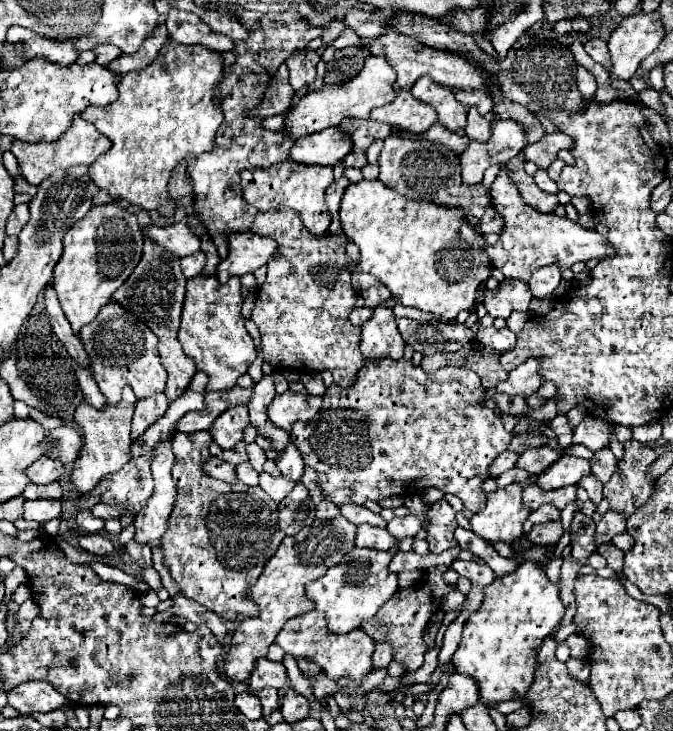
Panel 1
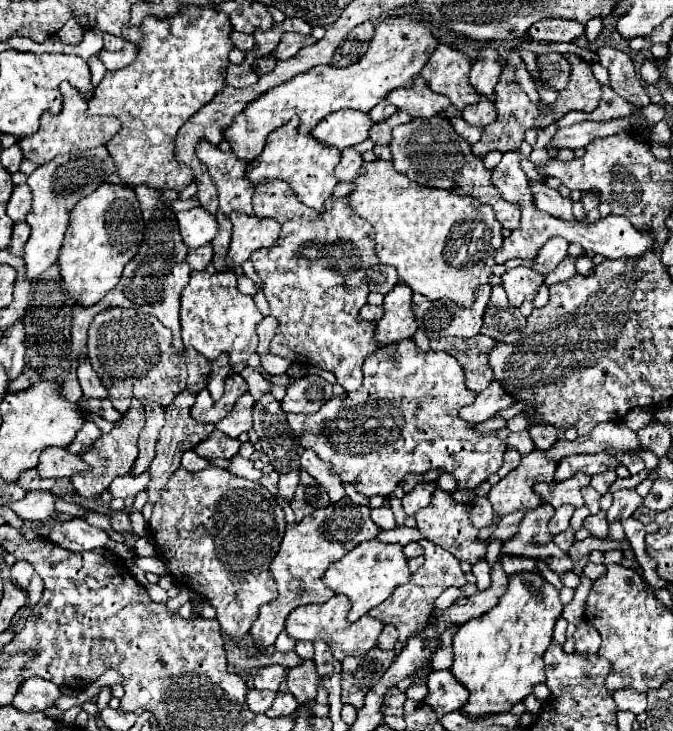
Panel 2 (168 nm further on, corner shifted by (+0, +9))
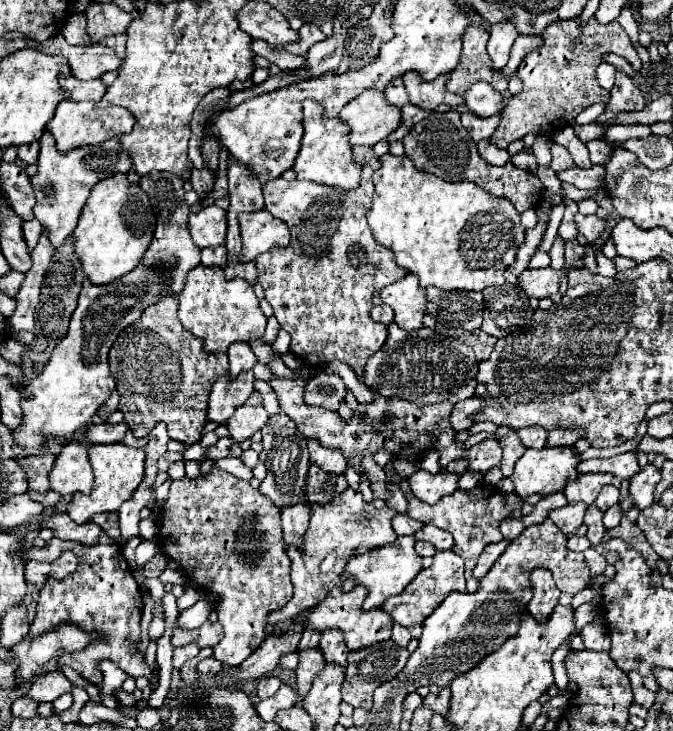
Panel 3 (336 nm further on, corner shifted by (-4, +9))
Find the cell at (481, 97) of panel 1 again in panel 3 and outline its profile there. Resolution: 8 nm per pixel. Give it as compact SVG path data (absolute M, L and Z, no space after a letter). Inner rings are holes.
M500 21L500 25L490 27L490 41L488 41L488 55L492 59L492 69L500 71L508 63L510 47L518 37L516 27L510 21Z

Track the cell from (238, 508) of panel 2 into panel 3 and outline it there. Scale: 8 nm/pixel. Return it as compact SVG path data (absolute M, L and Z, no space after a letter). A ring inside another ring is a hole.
M213 466L212 471L208 475L200 475L196 479L190 479L190 477L184 477L184 479L178 479L178 481L172 481L172 487L170 487L170 497L168 501L164 503L162 507L162 513L160 513L160 537L156 537L158 541L158 547L162 549L162 553L176 561L182 569L184 569L184 575L194 581L200 591L204 591L206 595L208 593L214 593L218 595L218 603L216 603L216 613L218 613L218 621L222 623L224 627L224 637L220 639L220 643L214 647L214 657L222 663L228 663L228 665L240 665L250 653L252 649L256 649L256 645L260 645L260 641L264 641L266 633L264 633L264 627L266 627L266 615L270 611L276 611L280 607L284 607L288 603L288 599L292 597L292 581L290 581L290 561L286 557L286 551L284 551L284 539L282 539L282 529L280 529L280 509L276 509L276 505L272 501L268 501L266 495L260 493L260 489L254 489L248 481L242 481L242 479L236 479L234 475L218 469Z

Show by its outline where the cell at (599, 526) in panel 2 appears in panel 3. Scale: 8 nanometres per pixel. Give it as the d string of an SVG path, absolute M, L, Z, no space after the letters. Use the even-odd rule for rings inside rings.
M616 503L616 505L612 505L612 507L604 513L604 527L606 527L606 529L618 527L618 525L620 525L620 519L622 519L622 515L620 515L620 505Z

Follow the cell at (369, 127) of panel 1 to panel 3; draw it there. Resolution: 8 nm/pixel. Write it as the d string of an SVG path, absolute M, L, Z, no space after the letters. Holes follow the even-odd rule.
M392 81L392 85L388 85L388 89L384 91L386 101L394 107L404 107L408 103L408 95L404 91L404 83L402 81Z

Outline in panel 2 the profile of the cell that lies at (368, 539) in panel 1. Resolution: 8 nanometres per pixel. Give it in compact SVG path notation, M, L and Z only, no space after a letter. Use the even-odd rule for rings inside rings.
M396 527L396 529L390 529L390 531L380 531L378 541L384 541L384 543L400 543L400 545L408 545L412 541L422 541L426 539L416 527Z

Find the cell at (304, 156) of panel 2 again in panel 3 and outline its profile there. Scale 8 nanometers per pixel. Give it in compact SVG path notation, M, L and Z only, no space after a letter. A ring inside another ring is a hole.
M304 101L304 137L300 145L300 153L292 165L296 179L300 181L312 181L320 185L330 187L342 187L344 191L352 191L360 185L360 165L352 161L352 147L348 145L348 129L344 129L344 123L334 117L326 119L322 117L322 109L316 101Z

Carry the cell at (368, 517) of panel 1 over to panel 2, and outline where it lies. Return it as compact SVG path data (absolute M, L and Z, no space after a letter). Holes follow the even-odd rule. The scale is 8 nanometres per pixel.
M378 507L378 509L372 509L372 521L382 527L382 529L394 529L398 527L396 525L396 519L392 515L392 511L388 507Z

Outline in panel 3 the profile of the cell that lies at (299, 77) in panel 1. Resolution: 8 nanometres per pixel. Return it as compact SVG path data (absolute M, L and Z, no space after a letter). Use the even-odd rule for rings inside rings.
M302 25L302 27L298 29L298 35L300 35L298 41L294 41L294 43L286 43L286 45L284 45L284 49L286 49L288 53L304 55L314 43L326 39L324 33L322 33L316 25Z

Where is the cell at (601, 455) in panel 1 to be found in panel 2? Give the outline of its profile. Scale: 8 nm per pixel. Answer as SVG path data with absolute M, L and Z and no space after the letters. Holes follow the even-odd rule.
M604 471L604 473L592 475L592 487L594 487L598 493L602 493L602 495L608 493L608 487L610 487L614 481L616 481L616 473L614 473L614 471Z

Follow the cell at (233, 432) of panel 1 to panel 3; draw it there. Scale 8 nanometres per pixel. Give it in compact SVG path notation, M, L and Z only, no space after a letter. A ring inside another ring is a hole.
M254 391L244 405L236 407L234 415L230 417L230 421L226 423L230 437L236 443L242 443L244 439L252 437L256 431L260 431L264 427L264 423L268 421L268 413L262 407L262 397L258 391Z

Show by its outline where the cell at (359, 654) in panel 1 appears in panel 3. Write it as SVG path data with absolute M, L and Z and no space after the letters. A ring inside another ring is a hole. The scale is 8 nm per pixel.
M356 585L350 591L342 591L340 587L334 587L322 601L318 601L316 607L310 609L308 617L304 619L304 625L314 629L314 631L318 631L318 633L324 633L326 629L342 631L344 633L344 641L346 641L350 651L358 651L358 649L374 645L374 643L388 641L390 639L390 631L392 631L392 619L382 609L372 609L372 611L364 613L362 611L362 603L364 603L366 593L368 591L362 585Z

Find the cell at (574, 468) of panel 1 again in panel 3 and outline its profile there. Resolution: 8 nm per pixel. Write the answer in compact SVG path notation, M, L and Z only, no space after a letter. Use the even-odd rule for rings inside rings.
M620 453L620 455L610 457L610 459L580 461L576 469L580 475L582 473L610 473L618 479L630 479L640 471L634 453Z

